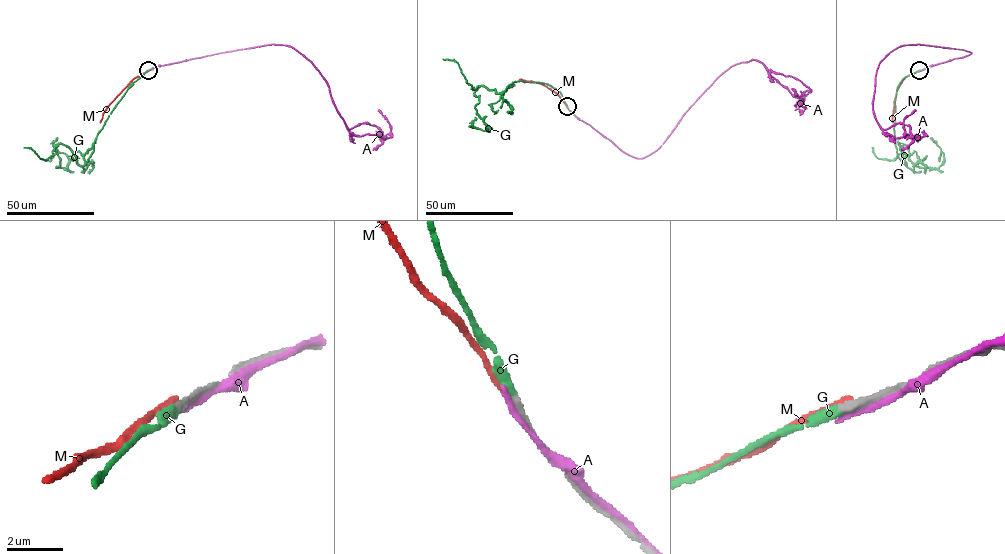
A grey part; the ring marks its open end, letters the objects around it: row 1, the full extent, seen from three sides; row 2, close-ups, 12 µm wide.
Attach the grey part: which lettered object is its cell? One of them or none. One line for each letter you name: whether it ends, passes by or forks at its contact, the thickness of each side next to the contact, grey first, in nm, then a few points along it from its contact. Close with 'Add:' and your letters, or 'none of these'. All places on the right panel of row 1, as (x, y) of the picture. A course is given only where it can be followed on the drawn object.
G: it ends | 320/360 nm | via (919, 70), (897, 89), (897, 157), (906, 165), (903, 143), (919, 167), (938, 168), (944, 153), (931, 137)
Add: G

